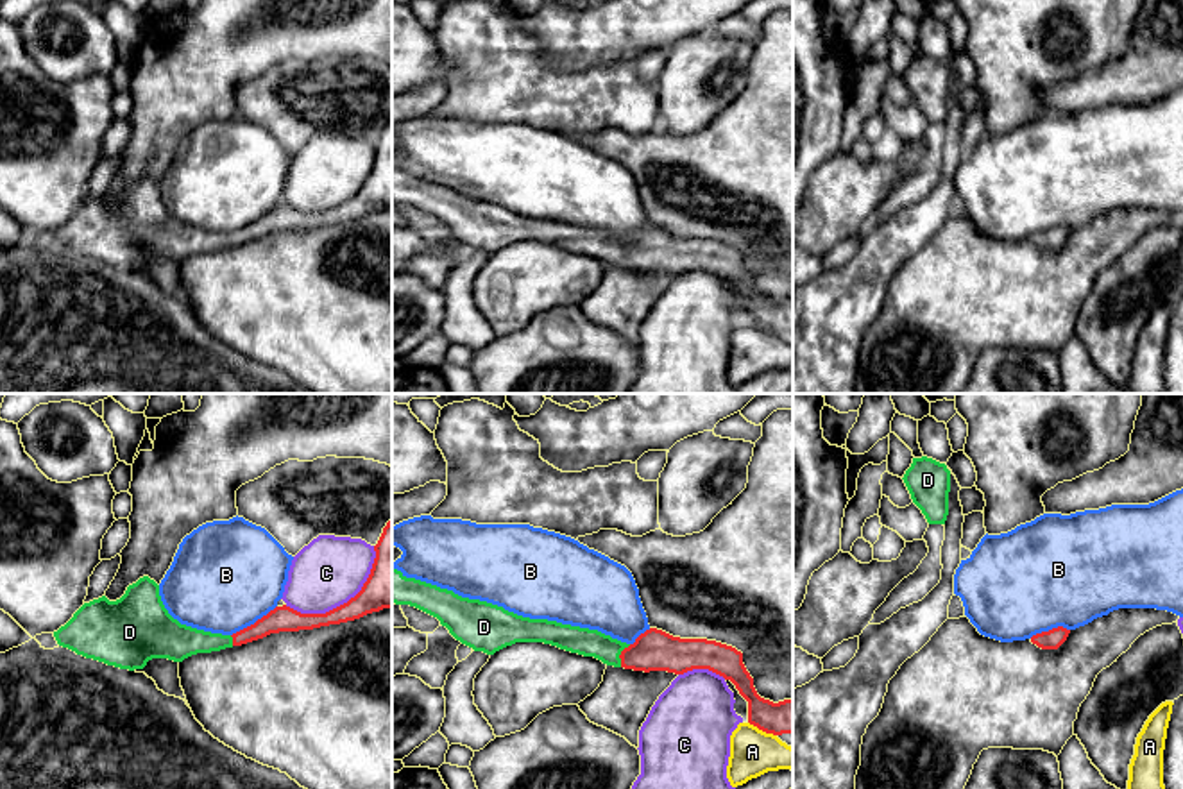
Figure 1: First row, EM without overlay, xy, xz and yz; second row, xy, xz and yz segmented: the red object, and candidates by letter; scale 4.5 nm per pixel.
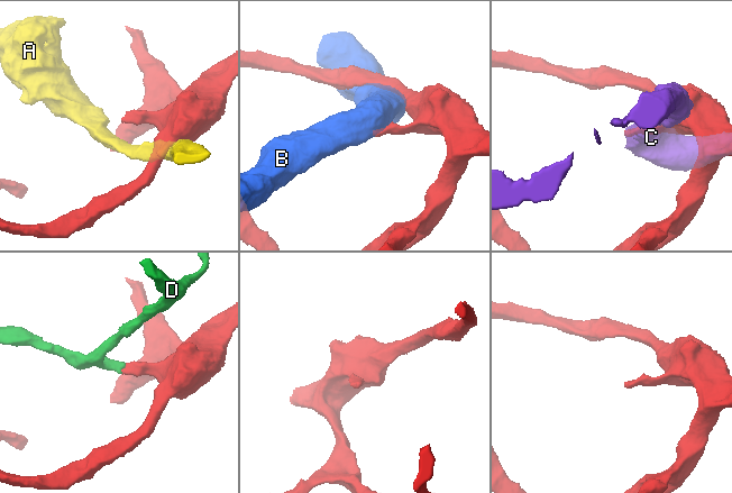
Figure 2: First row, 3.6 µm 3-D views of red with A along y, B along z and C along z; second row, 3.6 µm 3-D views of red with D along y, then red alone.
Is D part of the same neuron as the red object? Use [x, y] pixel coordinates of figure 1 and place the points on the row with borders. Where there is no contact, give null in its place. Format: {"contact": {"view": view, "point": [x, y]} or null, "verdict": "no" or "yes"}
{"contact": {"view": "xz", "point": [620, 655]}, "verdict": "yes"}

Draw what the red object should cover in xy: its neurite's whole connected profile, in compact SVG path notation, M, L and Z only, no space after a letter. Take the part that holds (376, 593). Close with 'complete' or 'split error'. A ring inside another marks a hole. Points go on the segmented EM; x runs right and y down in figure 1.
M392 519L374 551L376 558L362 590L326 614L301 614L283 605L233 635L211 633L174 619L161 601L159 585L143 576L116 601L102 596L84 603L54 637L77 655L134 671L152 658L183 662L197 653L242 646L270 633L354 621L392 608Z; split error

